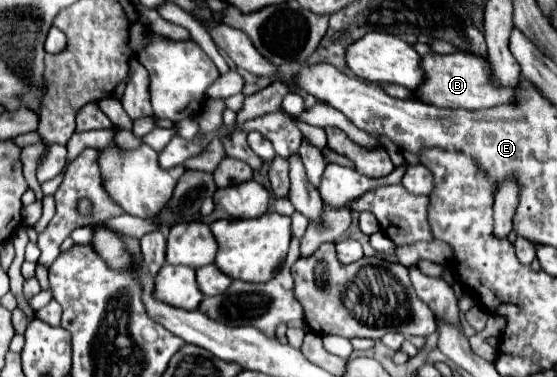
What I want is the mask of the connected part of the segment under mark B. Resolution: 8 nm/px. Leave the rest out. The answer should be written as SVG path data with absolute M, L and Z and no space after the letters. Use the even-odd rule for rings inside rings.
M428 54L422 58L422 70L426 72L426 78L422 80L422 86L414 90L414 98L418 102L430 102L434 106L442 108L464 108L464 110L480 110L480 108L492 108L498 104L506 104L514 100L516 88L502 88L492 82L490 68L486 60L476 58L472 54Z

